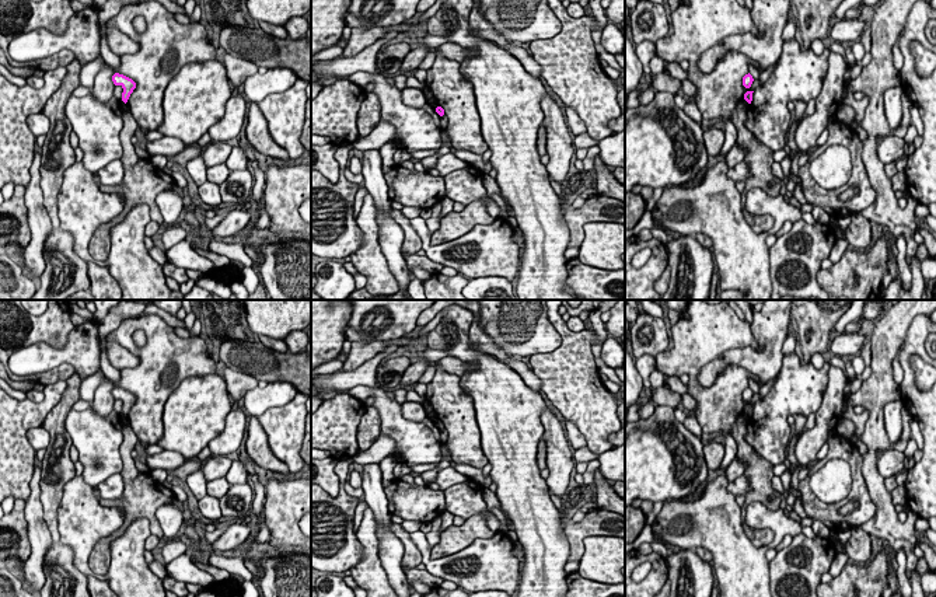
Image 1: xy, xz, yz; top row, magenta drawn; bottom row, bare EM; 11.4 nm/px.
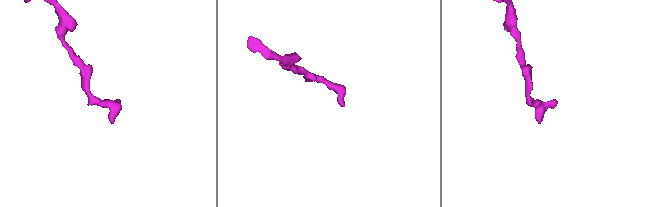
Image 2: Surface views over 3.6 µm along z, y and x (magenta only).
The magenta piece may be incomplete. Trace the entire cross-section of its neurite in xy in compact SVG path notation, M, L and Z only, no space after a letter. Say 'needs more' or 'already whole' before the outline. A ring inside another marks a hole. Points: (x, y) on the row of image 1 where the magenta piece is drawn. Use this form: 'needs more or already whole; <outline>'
already whole; M115 73L112 76L112 81L115 85L121 85L123 88L122 101L126 104L130 94L136 88L136 83L132 78L126 77L123 74L119 74L119 73Z

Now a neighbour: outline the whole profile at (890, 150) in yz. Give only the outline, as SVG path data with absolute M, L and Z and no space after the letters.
M894 135L886 136L877 146L877 156L883 164L897 163L904 154L904 139Z

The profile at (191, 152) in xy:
M188 146L177 156L168 157L170 161L177 163L179 165L186 165L192 158L202 156L203 149L199 146Z

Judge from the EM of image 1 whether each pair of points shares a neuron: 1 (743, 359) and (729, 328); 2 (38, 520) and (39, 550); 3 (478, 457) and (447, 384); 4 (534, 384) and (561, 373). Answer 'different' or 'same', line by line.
1: different
2: same
3: same
4: different

